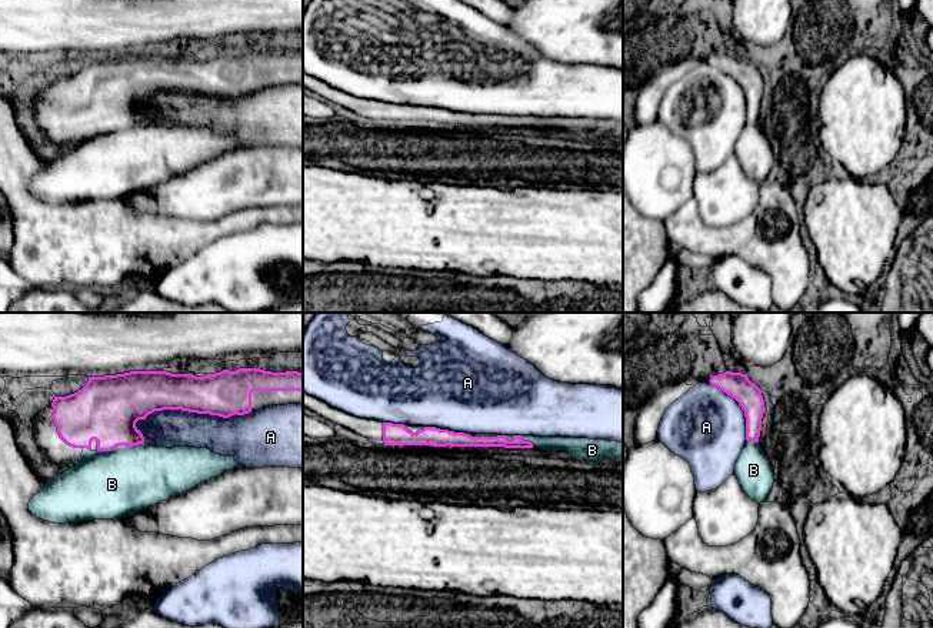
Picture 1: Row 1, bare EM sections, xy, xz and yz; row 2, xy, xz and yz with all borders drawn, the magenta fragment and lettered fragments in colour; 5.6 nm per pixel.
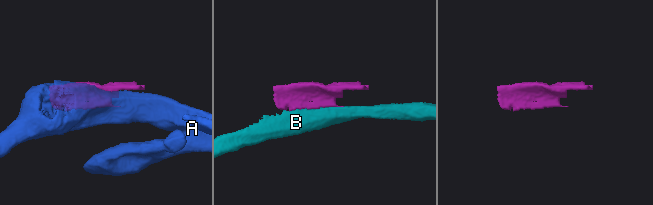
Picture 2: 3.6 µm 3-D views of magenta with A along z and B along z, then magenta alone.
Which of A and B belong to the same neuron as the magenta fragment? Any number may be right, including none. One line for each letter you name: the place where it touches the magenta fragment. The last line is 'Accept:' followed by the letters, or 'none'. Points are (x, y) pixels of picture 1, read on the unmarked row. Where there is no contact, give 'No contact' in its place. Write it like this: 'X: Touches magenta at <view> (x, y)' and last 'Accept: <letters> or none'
Accept: none

